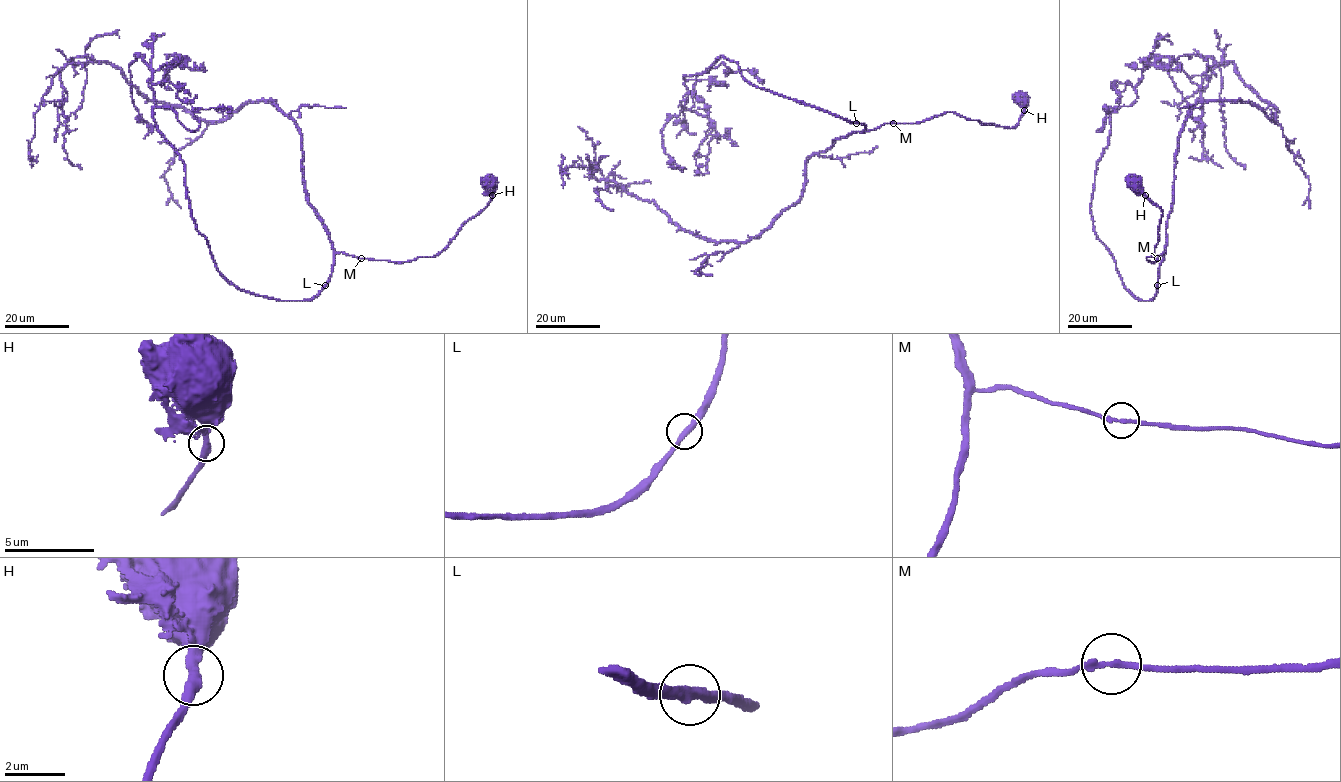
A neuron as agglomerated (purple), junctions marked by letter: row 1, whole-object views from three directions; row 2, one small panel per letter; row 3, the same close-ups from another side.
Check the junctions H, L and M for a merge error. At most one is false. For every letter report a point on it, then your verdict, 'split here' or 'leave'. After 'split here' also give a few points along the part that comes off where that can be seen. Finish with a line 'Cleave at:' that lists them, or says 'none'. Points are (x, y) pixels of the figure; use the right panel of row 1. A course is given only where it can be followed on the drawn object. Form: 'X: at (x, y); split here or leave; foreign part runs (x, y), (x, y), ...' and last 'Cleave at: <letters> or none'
H: at (1145, 195); leave
L: at (1157, 285); leave
M: at (1157, 258); leave
Cleave at: none

